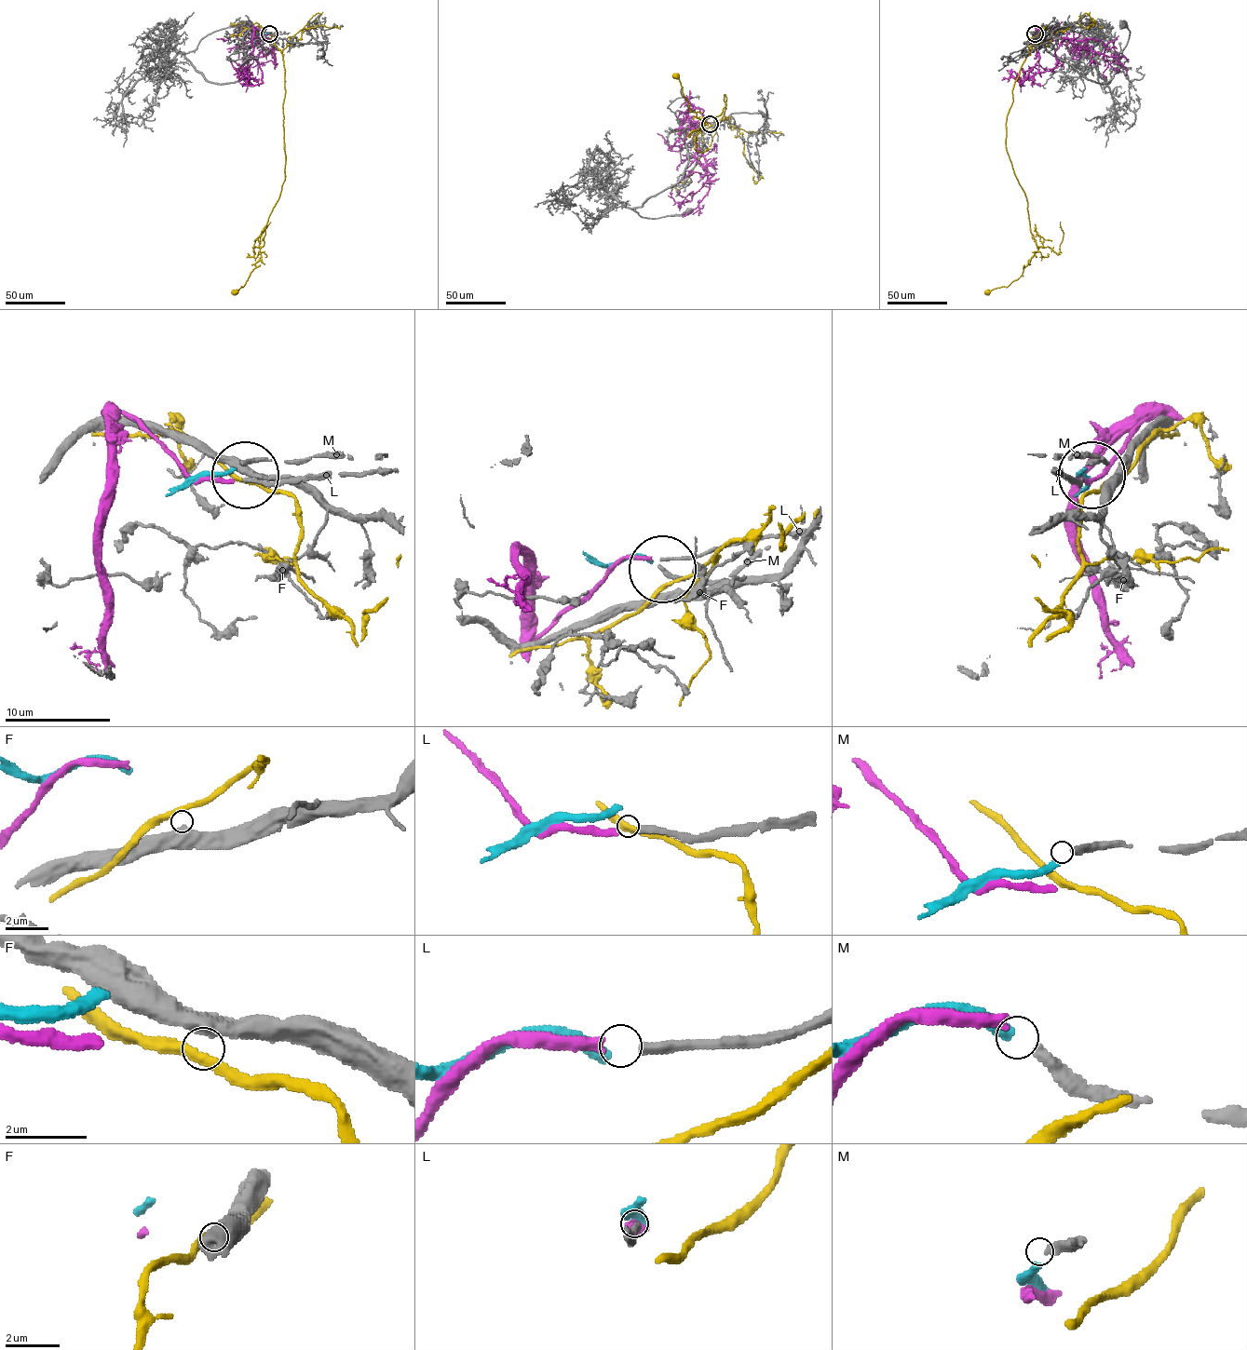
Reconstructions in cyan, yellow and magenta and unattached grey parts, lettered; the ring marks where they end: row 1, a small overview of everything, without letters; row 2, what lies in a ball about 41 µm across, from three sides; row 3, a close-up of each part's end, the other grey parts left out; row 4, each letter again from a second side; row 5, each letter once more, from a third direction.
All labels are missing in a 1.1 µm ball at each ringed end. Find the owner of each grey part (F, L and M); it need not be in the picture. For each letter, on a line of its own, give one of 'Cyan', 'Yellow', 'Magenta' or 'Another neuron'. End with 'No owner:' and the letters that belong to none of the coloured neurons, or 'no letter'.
F: Another neuron
L: Magenta
M: Cyan
No owner: F

